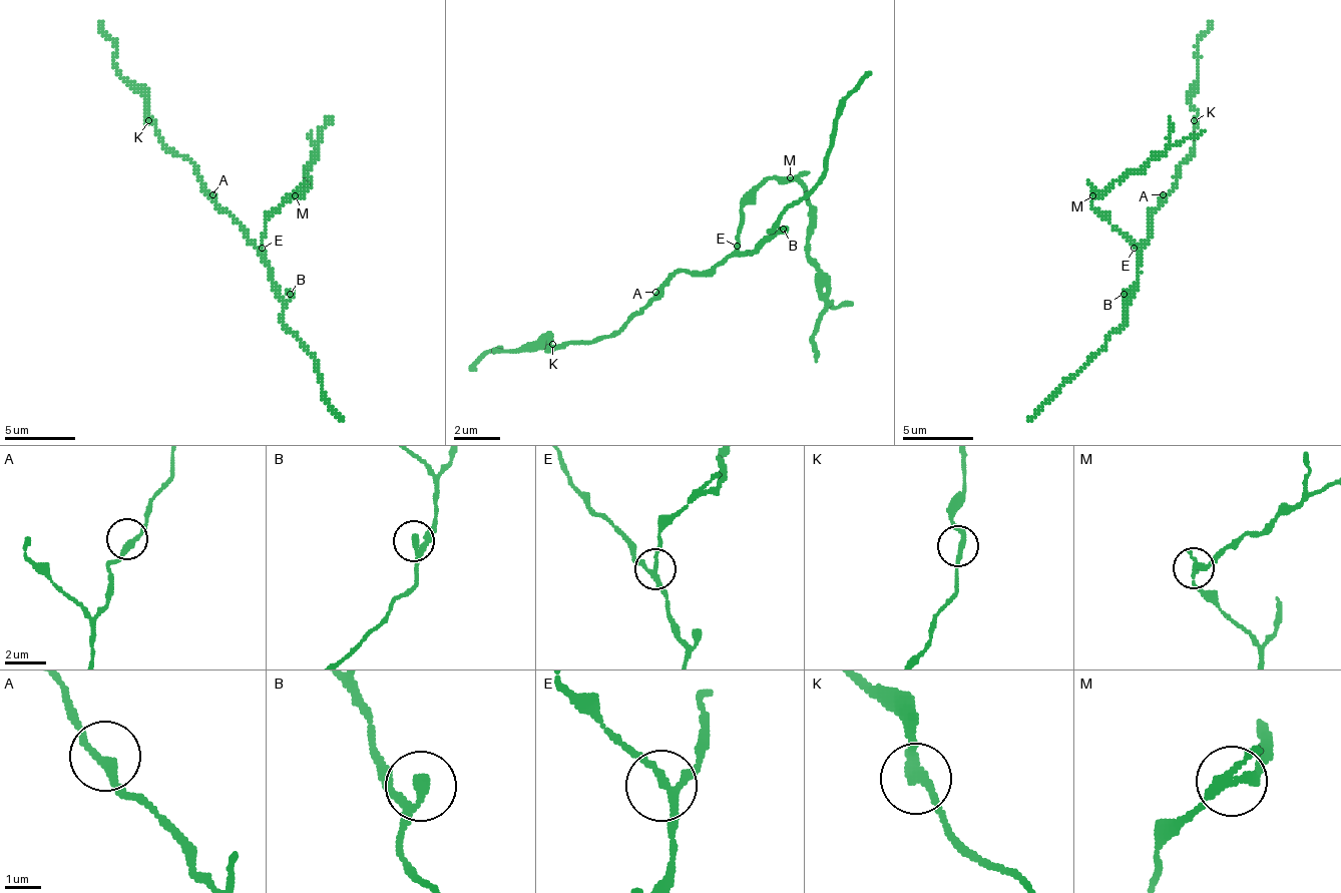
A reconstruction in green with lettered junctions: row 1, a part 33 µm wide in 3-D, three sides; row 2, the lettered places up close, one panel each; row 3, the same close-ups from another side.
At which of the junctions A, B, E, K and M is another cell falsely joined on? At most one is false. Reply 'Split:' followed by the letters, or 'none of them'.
Split: M

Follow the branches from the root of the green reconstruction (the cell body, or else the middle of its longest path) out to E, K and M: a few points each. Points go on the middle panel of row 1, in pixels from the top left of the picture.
E: (691, 269), (714, 269), (737, 246)
K: (691, 269), (685, 269), (615, 332), (586, 344), (552, 344)
M: (691, 269), (714, 269), (737, 246), (742, 205), (771, 176), (788, 176)

